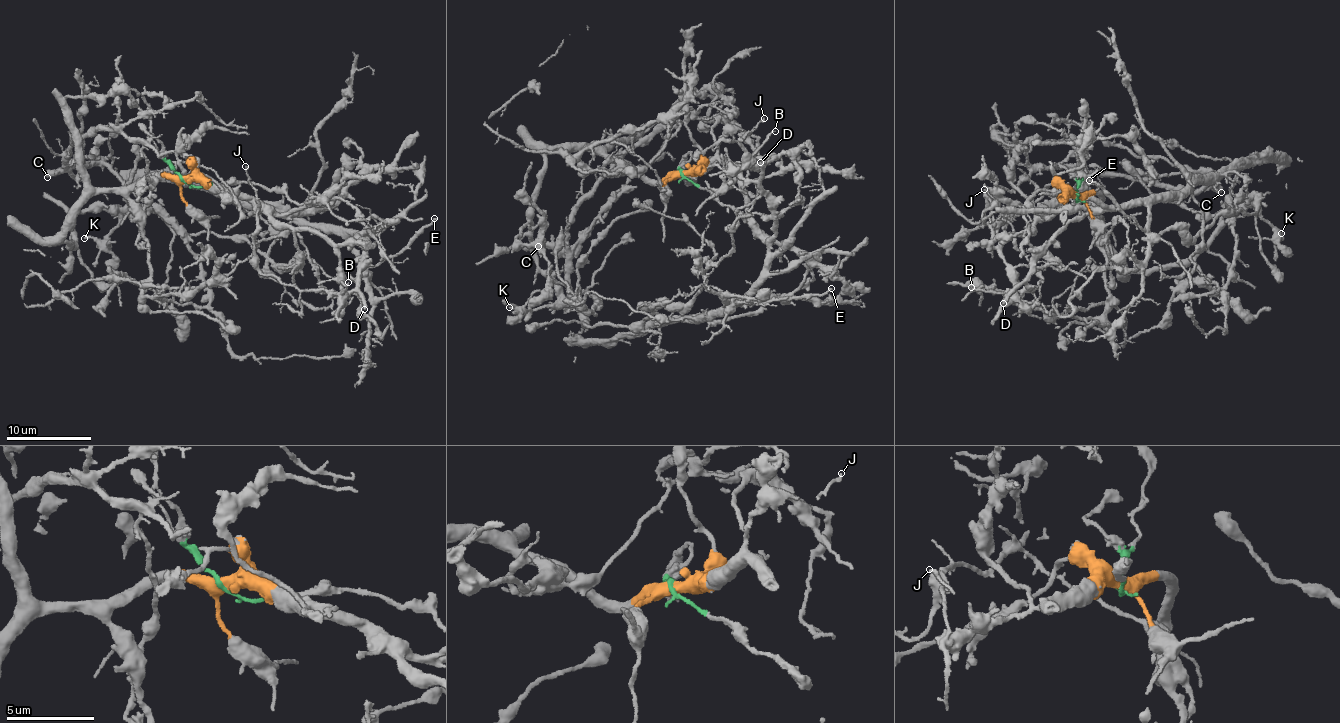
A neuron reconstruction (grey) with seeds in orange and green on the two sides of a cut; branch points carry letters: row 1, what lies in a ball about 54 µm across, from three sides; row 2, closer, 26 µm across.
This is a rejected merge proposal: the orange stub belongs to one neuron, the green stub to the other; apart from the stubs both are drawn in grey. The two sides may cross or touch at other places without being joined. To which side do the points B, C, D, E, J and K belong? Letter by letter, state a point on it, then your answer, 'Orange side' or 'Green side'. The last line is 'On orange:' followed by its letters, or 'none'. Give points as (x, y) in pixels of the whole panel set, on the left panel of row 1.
B: Place: (348, 282). Orange side
C: Place: (47, 177). Orange side
D: Place: (364, 309). Orange side
E: Place: (434, 218). Orange side
J: Place: (245, 166). Orange side
K: Place: (84, 238). Orange side
On orange: B, C, D, E, J, K

